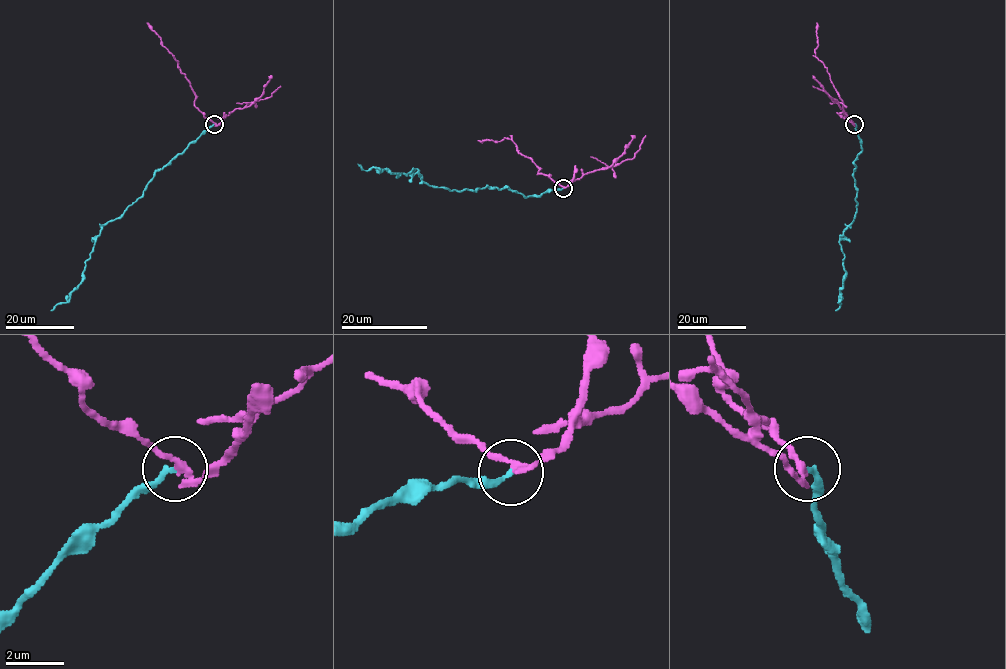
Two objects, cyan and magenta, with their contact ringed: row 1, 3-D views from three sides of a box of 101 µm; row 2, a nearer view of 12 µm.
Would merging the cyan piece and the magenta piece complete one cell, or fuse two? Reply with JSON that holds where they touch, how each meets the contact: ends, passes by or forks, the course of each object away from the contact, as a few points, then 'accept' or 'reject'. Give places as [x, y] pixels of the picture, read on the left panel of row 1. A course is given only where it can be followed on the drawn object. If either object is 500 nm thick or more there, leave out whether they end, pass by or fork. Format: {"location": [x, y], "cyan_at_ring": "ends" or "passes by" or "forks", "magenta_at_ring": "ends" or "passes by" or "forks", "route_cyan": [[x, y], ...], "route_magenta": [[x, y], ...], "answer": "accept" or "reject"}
{"location": [214, 124], "cyan_at_ring": "ends", "magenta_at_ring": "passes by", "route_cyan": [[214, 124], [154, 173], [143, 194], [119, 217], [101, 227], [85, 262], [83, 280], [66, 302], [51, 310]], "route_magenta": [[215, 124], [195, 106], [195, 94], [177, 62], [147, 22]], "answer": "reject"}

